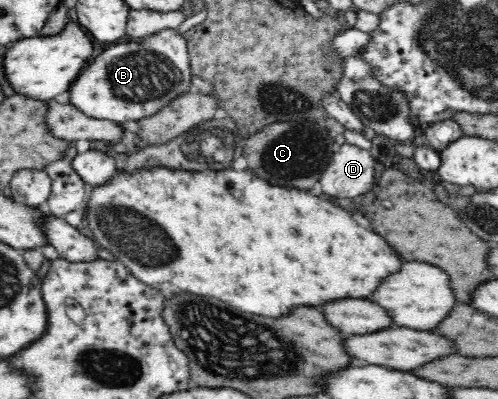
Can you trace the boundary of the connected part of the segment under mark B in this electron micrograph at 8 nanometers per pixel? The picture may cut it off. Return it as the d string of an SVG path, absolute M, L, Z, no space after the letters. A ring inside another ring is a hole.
M165 28L141 40L128 40L103 46L100 56L91 60L71 87L70 103L78 106L84 114L98 120L120 123L132 126L134 122L145 120L162 111L170 102L183 95L194 93L197 88L192 85L193 73L191 70L190 52L186 34L178 32L177 28Z

